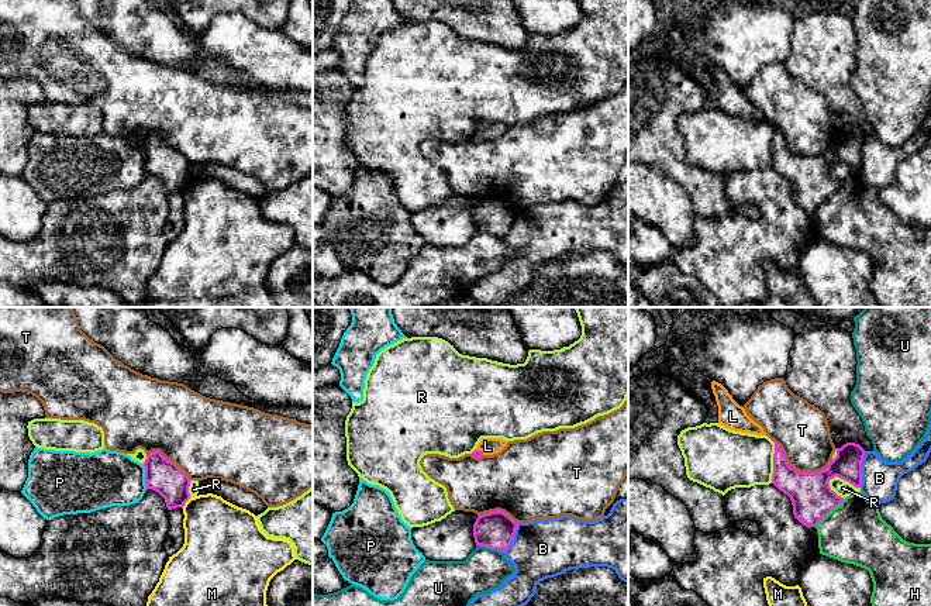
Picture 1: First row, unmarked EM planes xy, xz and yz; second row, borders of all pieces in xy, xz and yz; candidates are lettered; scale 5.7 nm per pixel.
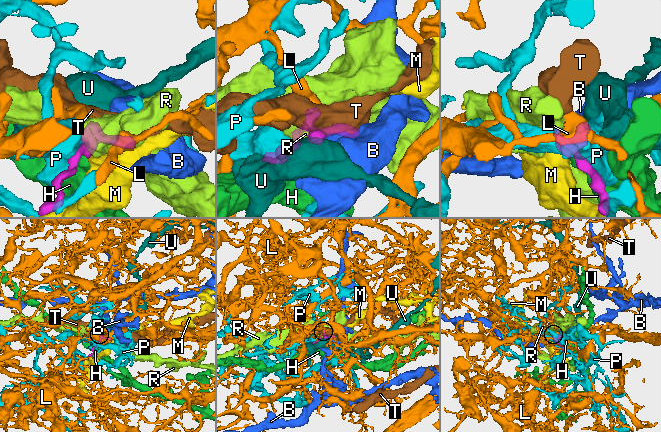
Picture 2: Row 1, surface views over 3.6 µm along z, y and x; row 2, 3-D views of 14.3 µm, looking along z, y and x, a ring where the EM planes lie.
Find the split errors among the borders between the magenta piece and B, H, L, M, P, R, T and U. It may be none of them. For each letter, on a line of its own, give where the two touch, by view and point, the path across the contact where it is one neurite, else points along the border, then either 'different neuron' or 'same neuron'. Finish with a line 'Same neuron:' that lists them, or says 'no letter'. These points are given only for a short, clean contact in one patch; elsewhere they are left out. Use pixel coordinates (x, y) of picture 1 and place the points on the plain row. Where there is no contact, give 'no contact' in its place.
B: yz (861, 154) | different neuron
H: yz (828, 196) | different neuron
L: xz (480, 135) | across xz (476, 137), (480, 135), (488, 130) | same neuron
M: xy (185, 186) | different neuron
P: xy (145, 161) | different neuron
R: yz (844, 164) | different neuron
T: yz (797, 155) | different neuron
U: xz (490, 231) | along xz (476, 229), (503, 237) | different neuron
Same neuron: L

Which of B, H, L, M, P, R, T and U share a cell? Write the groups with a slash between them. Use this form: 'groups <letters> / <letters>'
groups B / H / L / M / P / R / T / U

